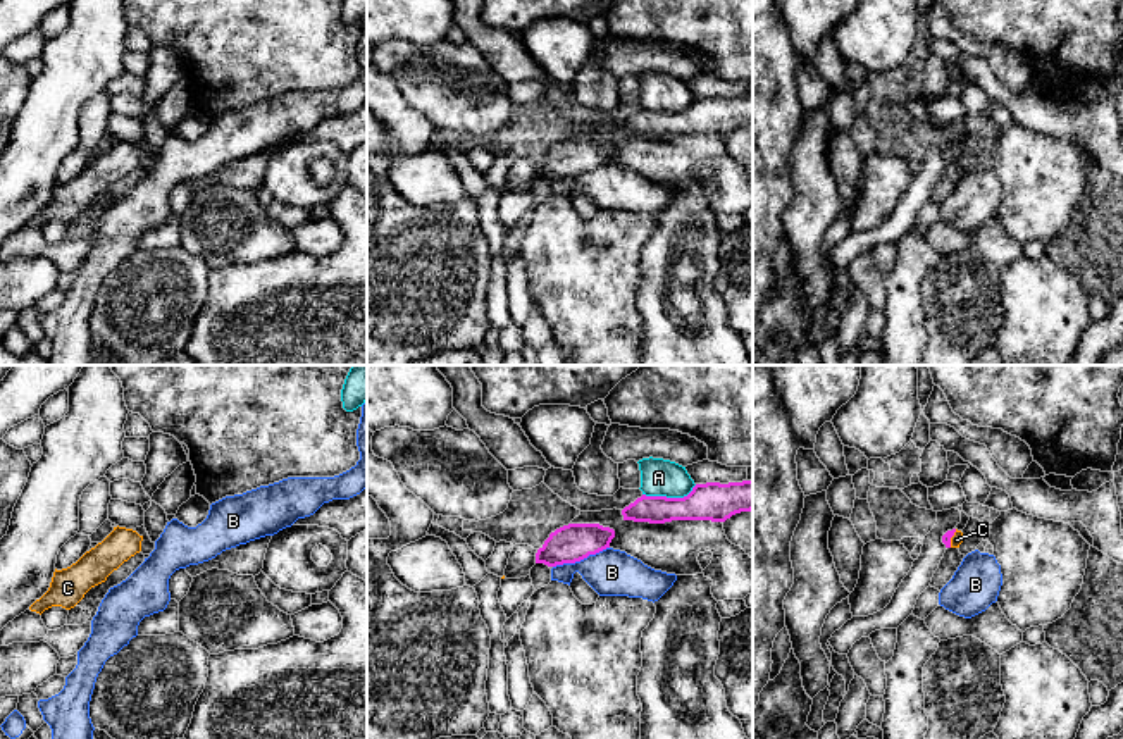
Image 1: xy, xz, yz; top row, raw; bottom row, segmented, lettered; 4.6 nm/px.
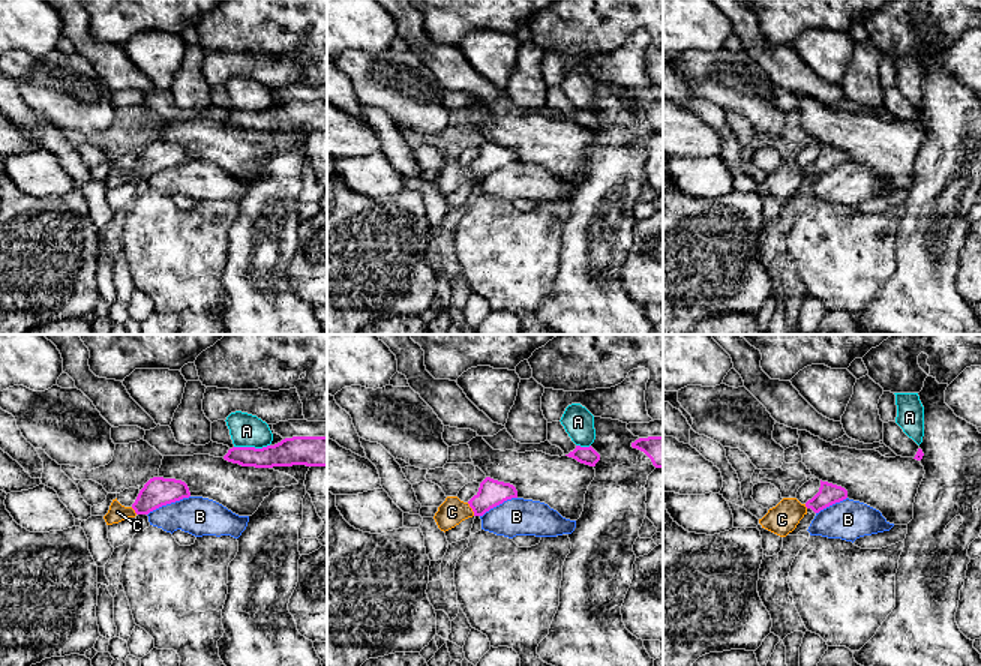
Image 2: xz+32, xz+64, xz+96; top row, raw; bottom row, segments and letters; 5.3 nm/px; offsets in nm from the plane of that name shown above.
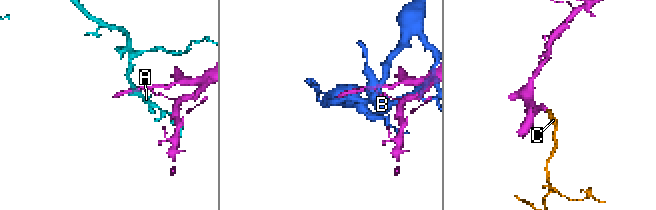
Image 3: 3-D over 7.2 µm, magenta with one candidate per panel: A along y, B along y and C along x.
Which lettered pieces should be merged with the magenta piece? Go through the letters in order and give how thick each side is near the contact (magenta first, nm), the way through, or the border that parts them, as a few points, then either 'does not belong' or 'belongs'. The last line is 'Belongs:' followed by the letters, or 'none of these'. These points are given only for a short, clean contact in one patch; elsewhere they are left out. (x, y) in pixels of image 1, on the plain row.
A: 180 nm thick on the magenta side, 180 nm on the other; border along xz (696, 99), (682, 111), (643, 109); does not belong
B: 180 nm thick on the magenta side, 220 nm on the other; does not belong
C: 50 nm thick on the magenta side, 60 nm on the other; runs through yz (946, 152), (951, 150), (956, 154); belongs
Belongs: C

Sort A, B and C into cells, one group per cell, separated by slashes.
A / B / C

